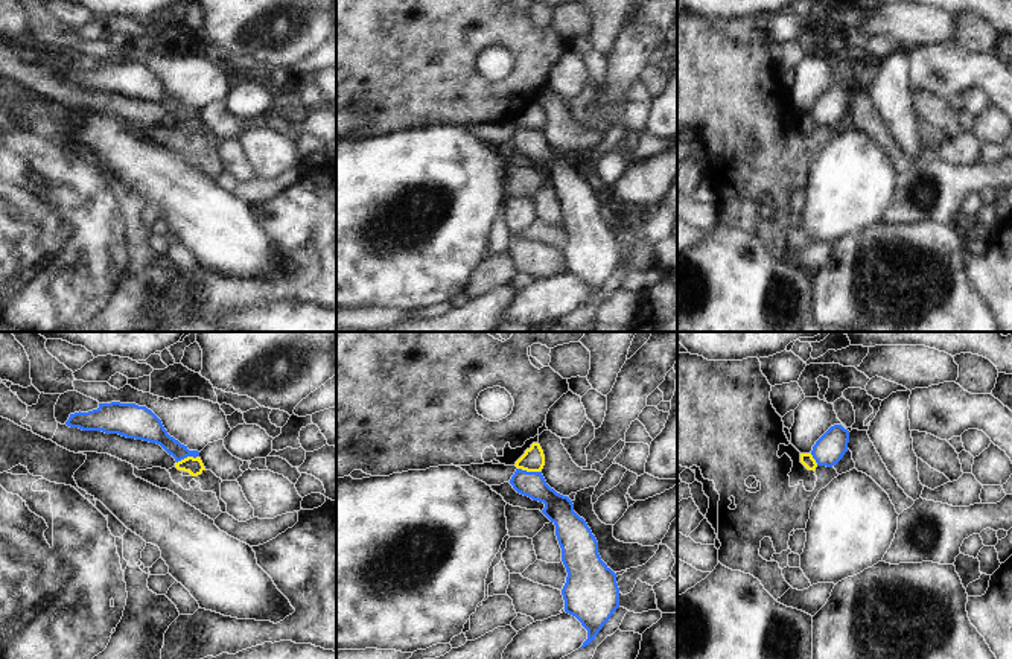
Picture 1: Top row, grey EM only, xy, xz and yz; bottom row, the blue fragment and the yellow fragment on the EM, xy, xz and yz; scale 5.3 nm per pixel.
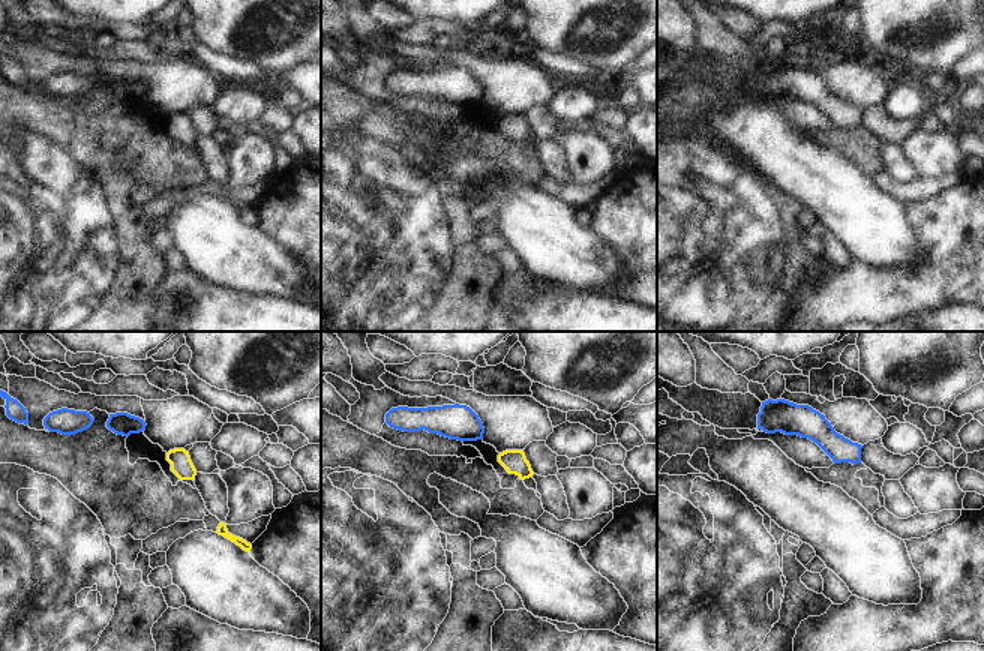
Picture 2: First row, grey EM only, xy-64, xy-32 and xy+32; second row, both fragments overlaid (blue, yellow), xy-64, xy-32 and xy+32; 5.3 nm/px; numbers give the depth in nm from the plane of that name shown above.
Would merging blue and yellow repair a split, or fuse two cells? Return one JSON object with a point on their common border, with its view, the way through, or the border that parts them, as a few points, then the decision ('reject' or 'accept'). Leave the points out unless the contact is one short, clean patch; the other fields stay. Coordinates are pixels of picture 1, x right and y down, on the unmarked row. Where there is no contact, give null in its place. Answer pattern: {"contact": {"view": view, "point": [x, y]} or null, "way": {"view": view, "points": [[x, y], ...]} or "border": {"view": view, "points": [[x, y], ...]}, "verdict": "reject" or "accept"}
{"contact": {"view": "xy", "point": [187, 114]}, "border": {"view": "xy", "points": [[198, 114], [181, 117], [177, 122]]}, "verdict": "reject"}

